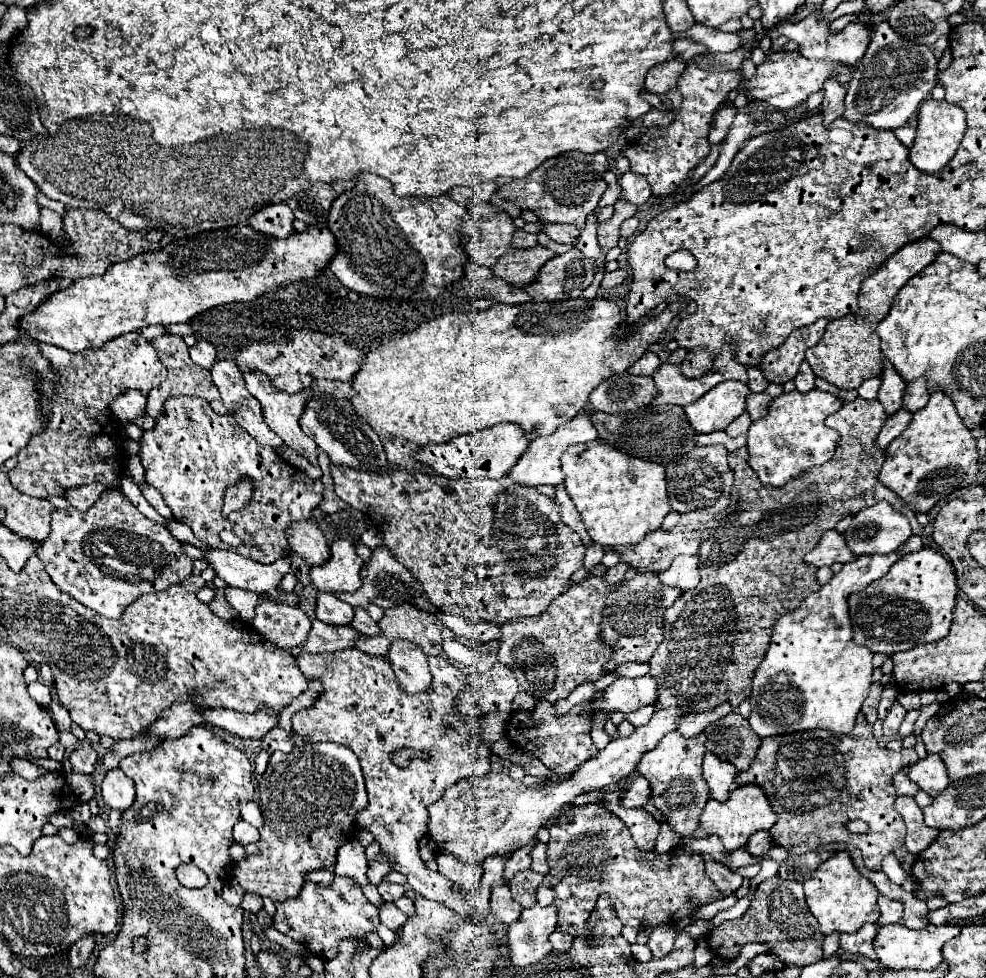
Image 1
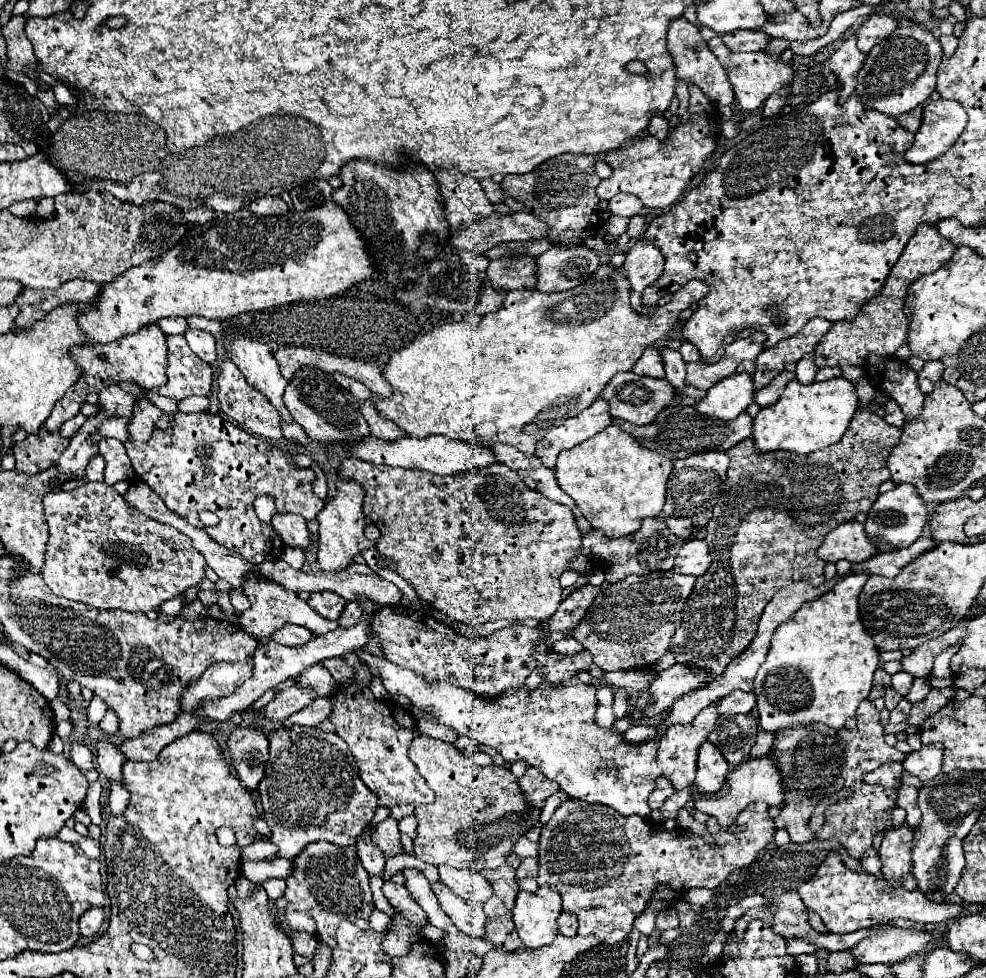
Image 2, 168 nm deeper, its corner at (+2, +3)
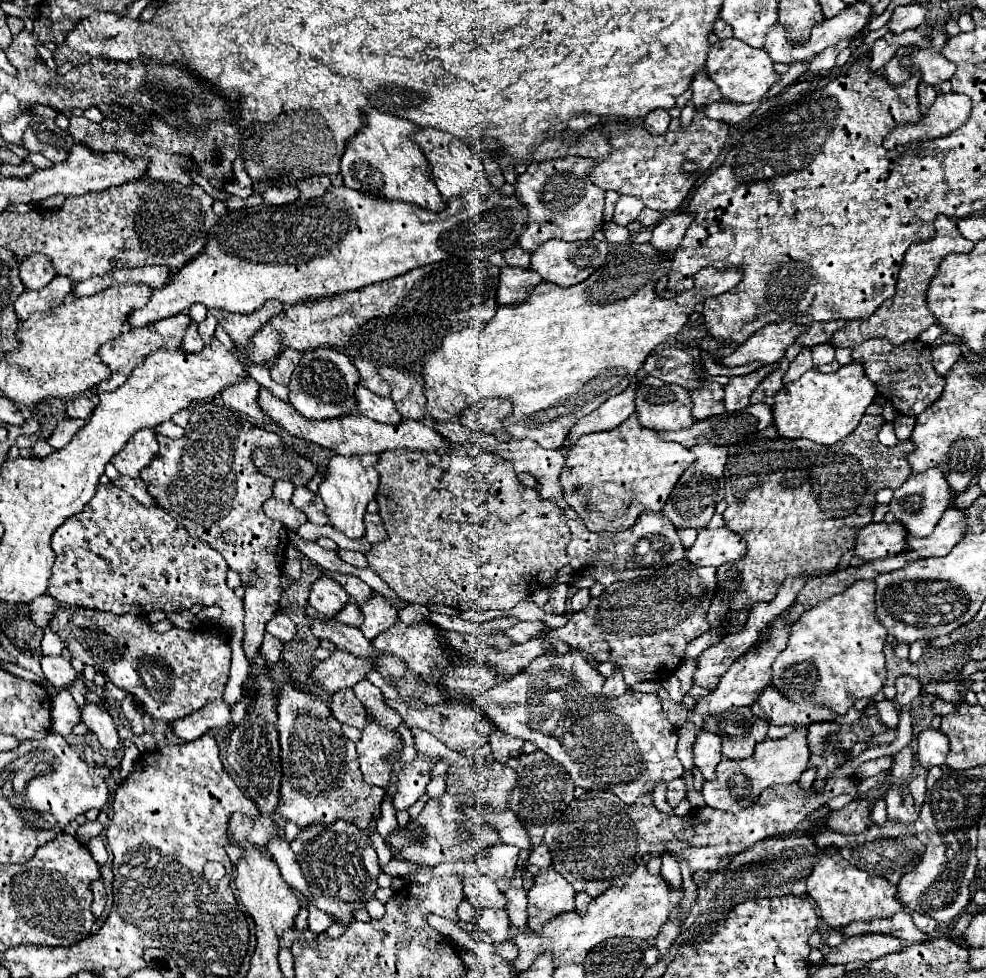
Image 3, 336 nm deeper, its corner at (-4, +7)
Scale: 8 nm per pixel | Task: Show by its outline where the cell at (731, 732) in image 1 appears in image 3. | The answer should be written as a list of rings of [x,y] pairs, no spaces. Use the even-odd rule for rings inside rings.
[[[733,708],[707,716],[703,726],[705,730],[721,736],[725,758],[741,760],[751,756],[755,746],[767,738],[769,722],[757,718],[751,708]]]

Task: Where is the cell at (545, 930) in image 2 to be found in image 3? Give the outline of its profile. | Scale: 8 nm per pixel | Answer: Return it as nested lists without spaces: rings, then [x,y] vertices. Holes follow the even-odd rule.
[[[553,868],[541,870],[535,876],[535,886],[527,892],[529,898],[529,928],[539,932],[543,924],[563,912],[575,910],[575,890],[573,886]]]

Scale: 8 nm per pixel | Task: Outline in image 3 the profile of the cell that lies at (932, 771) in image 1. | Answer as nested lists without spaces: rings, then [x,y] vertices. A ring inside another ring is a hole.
[[[925,728],[917,736],[917,760],[921,766],[941,766],[945,762],[945,756],[949,752],[949,738],[935,728]]]

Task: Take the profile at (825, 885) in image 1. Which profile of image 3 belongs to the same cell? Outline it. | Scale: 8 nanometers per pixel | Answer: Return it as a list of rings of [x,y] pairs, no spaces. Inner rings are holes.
[[[833,850],[815,864],[813,872],[807,878],[807,894],[817,902],[821,910],[821,918],[825,924],[833,930],[841,930],[843,926],[851,924],[853,920],[863,918],[889,918],[897,910],[903,910],[901,904],[897,904],[895,898],[895,886],[889,884],[885,878],[871,876],[859,868],[855,868],[851,862],[847,862],[839,850]]]

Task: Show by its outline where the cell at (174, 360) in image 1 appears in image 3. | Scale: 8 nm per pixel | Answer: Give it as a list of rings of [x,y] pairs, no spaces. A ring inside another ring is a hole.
[[[191,324],[189,328],[187,328],[187,332],[185,332],[185,336],[183,336],[183,344],[181,344],[181,348],[183,350],[203,350],[203,340],[201,340],[201,336],[197,334],[197,324]]]

